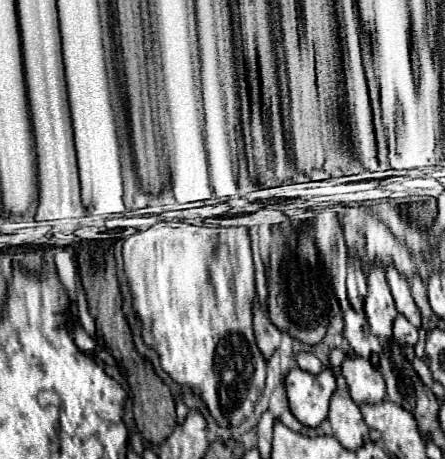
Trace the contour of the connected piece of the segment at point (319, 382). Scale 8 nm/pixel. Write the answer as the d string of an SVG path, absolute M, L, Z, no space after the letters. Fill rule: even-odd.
M295 367L285 375L283 383L291 413L307 427L321 425L329 411L329 399L337 387L335 375L329 369L311 375Z

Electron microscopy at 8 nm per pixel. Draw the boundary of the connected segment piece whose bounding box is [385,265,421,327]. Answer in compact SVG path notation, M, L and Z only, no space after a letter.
M389 265L387 267L387 283L389 283L389 289L391 289L391 295L395 299L395 307L401 315L407 317L407 321L415 327L421 325L421 315L419 315L419 309L411 297L411 291L409 291L409 283L407 279L393 267Z

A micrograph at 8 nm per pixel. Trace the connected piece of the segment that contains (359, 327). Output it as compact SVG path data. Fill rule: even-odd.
M351 307L349 311L345 311L345 331L343 337L349 341L349 345L355 349L355 353L359 357L369 357L371 353L371 343L369 343L369 323L365 317L365 311L355 311L355 307Z

